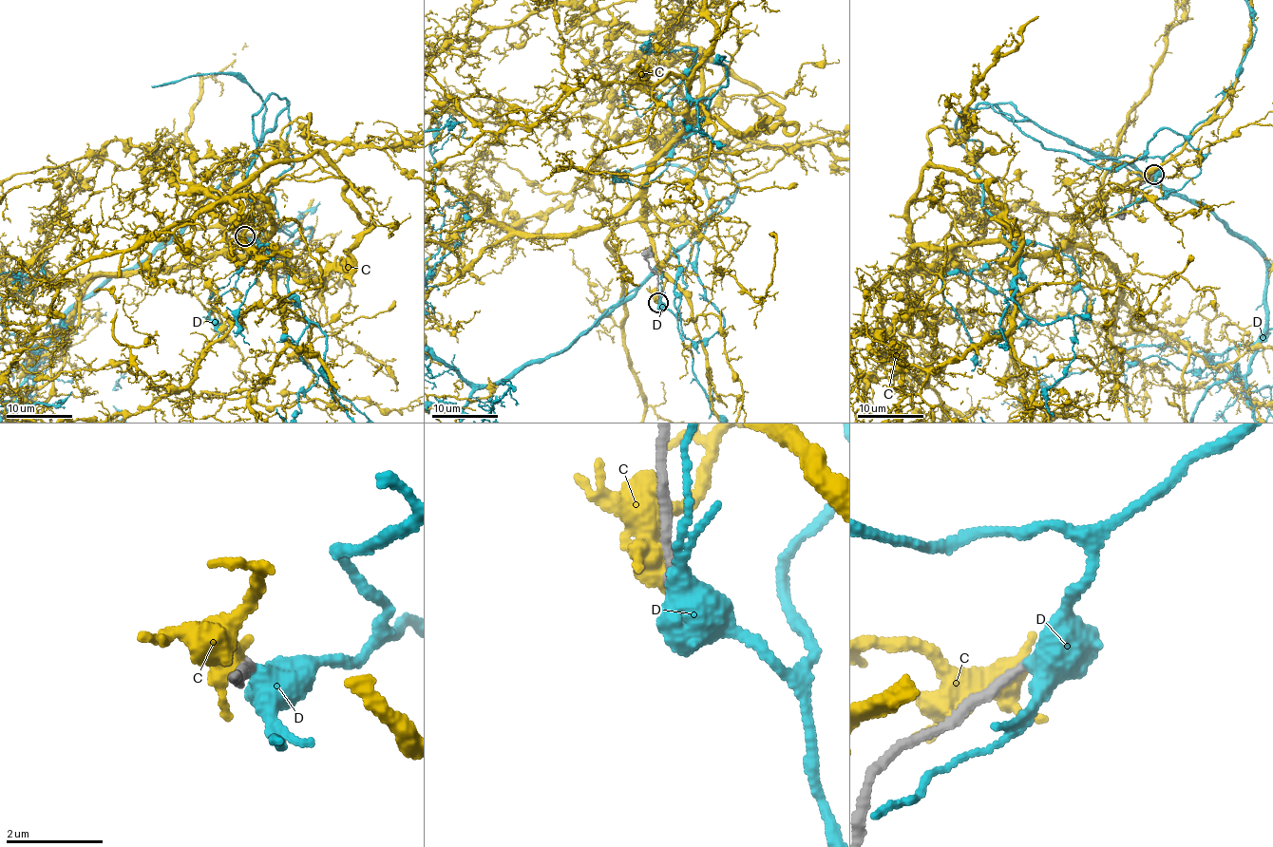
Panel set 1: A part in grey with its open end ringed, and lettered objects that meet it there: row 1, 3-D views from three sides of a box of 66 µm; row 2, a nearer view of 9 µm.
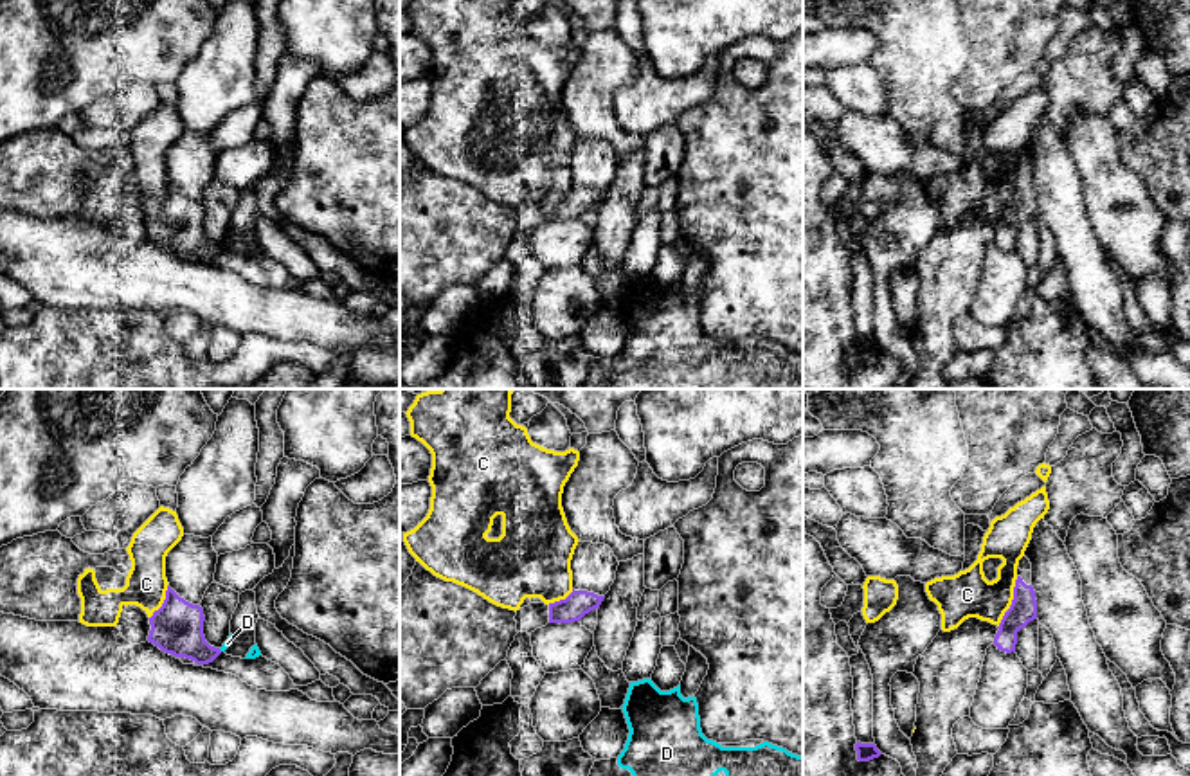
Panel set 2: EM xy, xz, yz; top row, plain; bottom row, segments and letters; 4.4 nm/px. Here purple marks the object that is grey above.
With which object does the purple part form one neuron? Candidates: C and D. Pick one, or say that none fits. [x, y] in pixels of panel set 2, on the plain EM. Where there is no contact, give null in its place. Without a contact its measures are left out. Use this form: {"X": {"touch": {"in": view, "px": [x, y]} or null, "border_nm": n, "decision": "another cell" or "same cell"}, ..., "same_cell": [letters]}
{"C": {"touch": {"in": "yz", "px": [1012, 198]}, "border_nm": 240, "decision": "another cell"}, "D": {"touch": null, "decision": "another cell"}, "same_cell": []}

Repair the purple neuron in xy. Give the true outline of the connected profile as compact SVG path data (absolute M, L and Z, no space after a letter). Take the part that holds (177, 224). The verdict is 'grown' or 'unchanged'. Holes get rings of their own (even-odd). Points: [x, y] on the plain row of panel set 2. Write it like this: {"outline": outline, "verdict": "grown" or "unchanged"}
{"outline": "M167 182L162 203L149 214L148 238L175 254L209 261L221 247L205 238L203 218L203 205L185 198Z", "verdict": "unchanged"}

